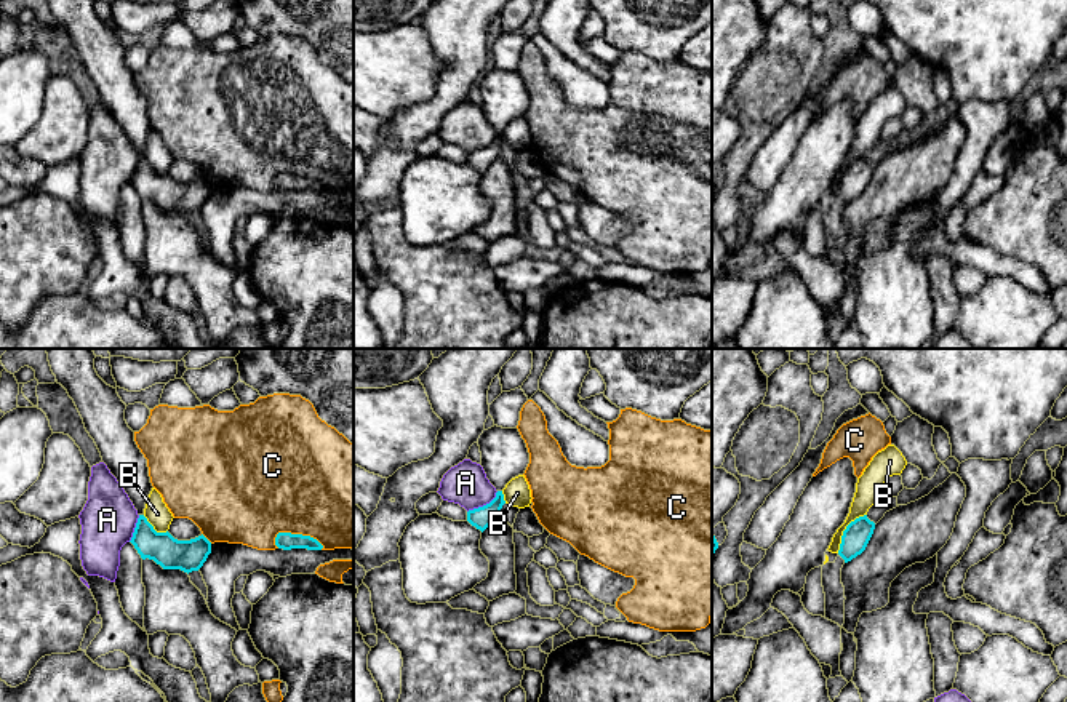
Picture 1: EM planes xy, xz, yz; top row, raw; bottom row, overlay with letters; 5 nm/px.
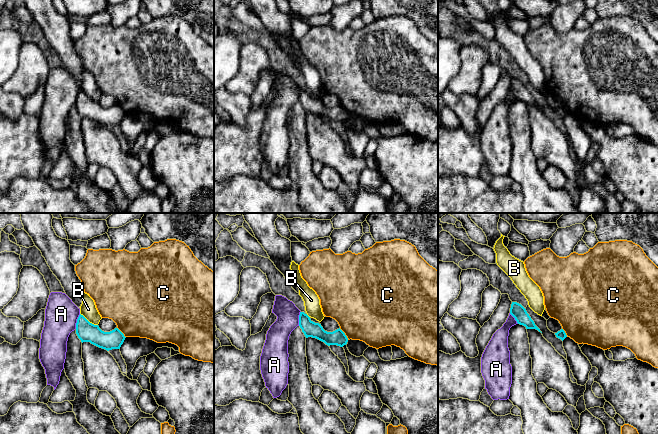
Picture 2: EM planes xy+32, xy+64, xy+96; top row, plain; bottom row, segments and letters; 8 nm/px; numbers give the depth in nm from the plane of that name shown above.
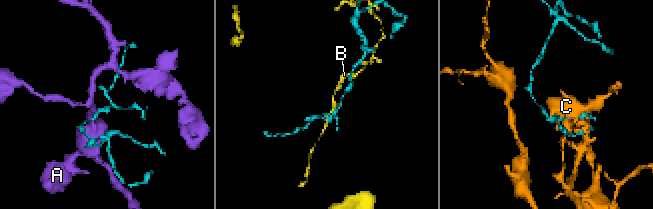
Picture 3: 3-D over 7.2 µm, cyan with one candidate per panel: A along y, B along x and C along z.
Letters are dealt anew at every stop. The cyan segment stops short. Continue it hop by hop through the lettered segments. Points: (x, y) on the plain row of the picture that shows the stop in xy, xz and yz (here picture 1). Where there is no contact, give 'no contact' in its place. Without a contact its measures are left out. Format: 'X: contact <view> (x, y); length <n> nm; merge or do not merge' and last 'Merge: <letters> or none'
A: contact xz (483, 147); length 190 nm; do not merge
B: contact yz (845, 171); length 240 nm; do not merge
C: contact xy (299, 176); length 260 nm; do not merge
Merge: none

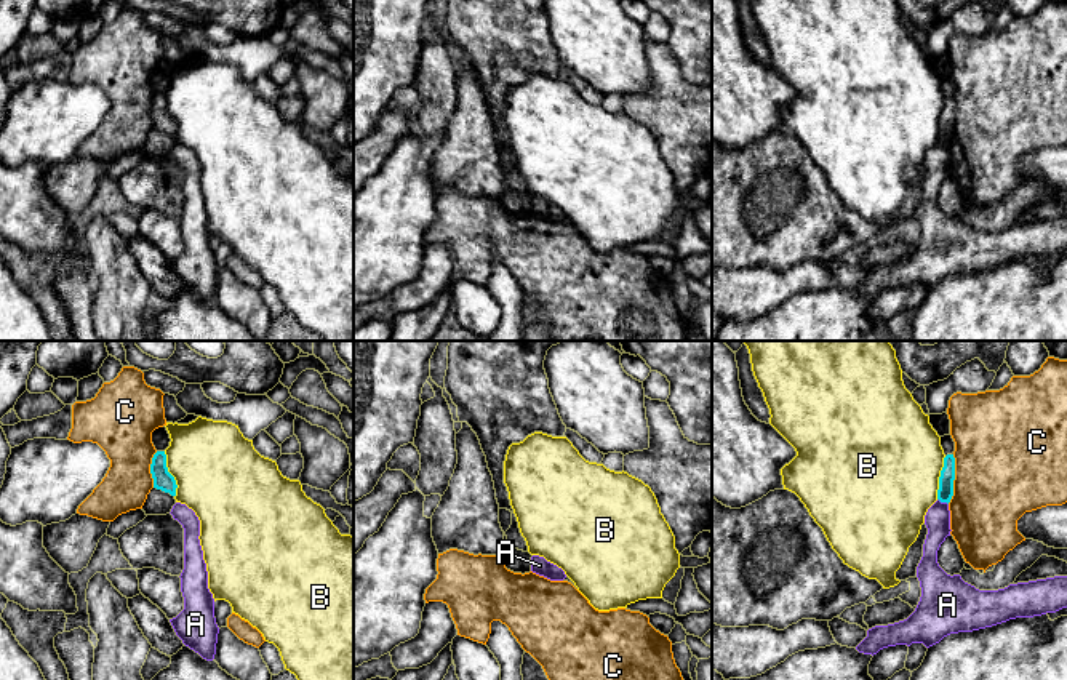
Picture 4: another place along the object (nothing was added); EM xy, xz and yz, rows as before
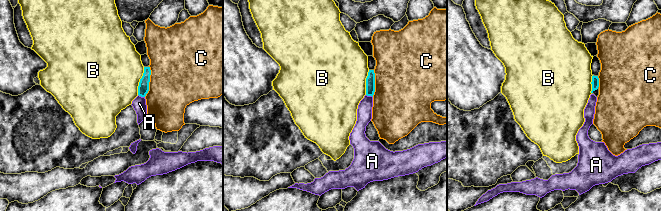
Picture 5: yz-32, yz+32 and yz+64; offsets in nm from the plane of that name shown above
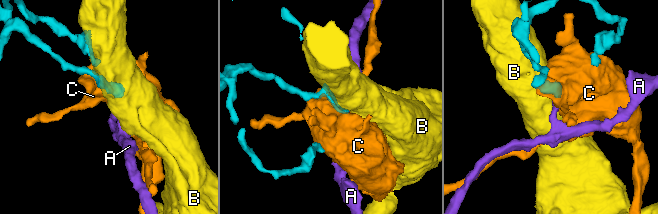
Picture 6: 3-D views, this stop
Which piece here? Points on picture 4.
A: contact yz (943, 143); length 70 nm; do not merge
B: contact xy (170, 116); length 240 nm; do not merge
C: contact yz (954, 120); length 260 nm; do not merge
Merge: none

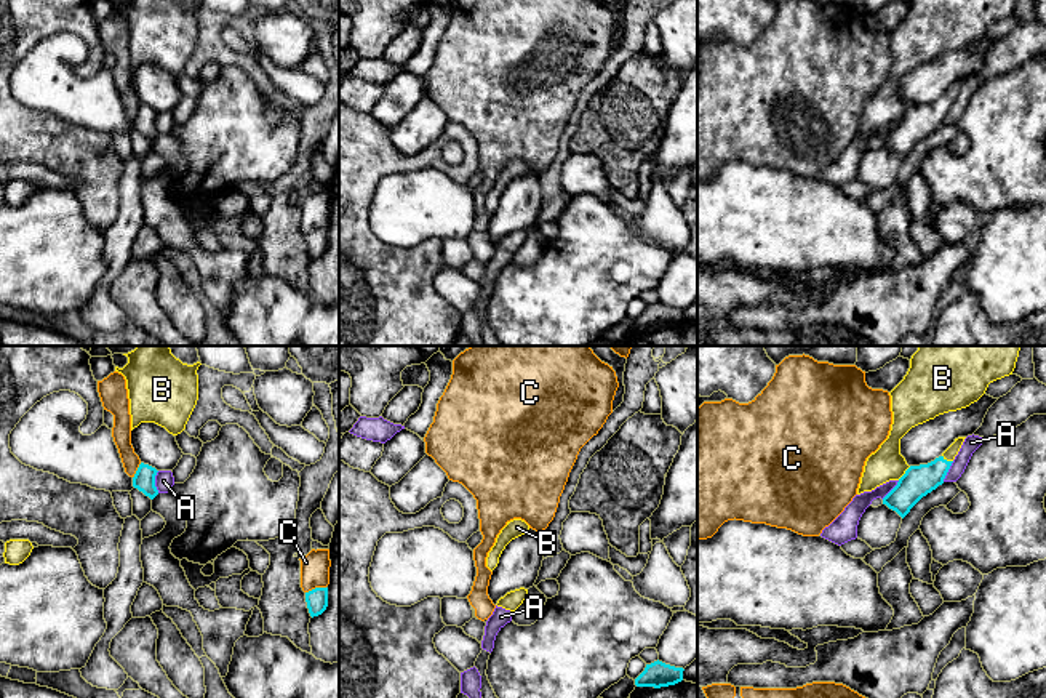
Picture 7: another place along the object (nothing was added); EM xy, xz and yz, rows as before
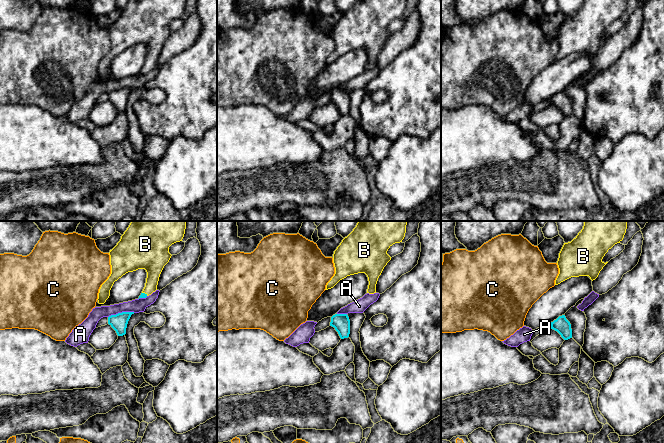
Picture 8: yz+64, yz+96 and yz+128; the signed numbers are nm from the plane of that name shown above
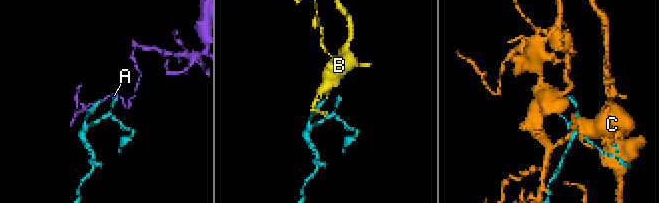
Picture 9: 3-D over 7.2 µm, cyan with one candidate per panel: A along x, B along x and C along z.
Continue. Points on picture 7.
A: contact xy (154, 124); length 110 nm; do not merge
B: contact yz (906, 114); length 100 nm; merge
C: contact xy (136, 112); length 90 nm; do not merge
Merge: B

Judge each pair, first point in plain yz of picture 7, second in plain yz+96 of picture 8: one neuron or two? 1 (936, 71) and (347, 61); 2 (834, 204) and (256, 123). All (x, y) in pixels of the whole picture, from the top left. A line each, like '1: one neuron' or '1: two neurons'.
1: one neuron
2: one neuron

